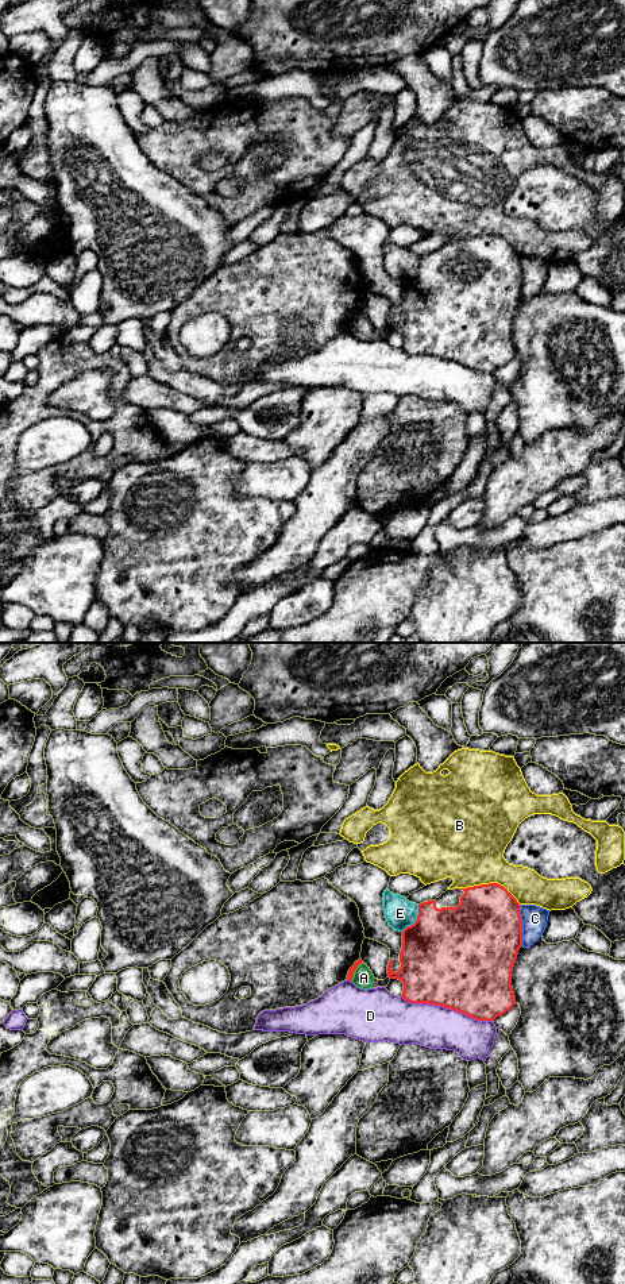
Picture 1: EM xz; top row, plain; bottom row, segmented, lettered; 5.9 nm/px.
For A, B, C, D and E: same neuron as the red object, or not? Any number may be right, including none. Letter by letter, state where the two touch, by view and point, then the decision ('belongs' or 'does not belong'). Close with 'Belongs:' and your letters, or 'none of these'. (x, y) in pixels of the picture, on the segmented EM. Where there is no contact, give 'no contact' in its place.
A: xz (355, 970) | does not belong
B: xz (492, 883) | does not belong
C: xz (521, 925) | does not belong
D: xz (447, 1007) | does not belong
E: xz (416, 920) | does not belong
Belongs: none of these

